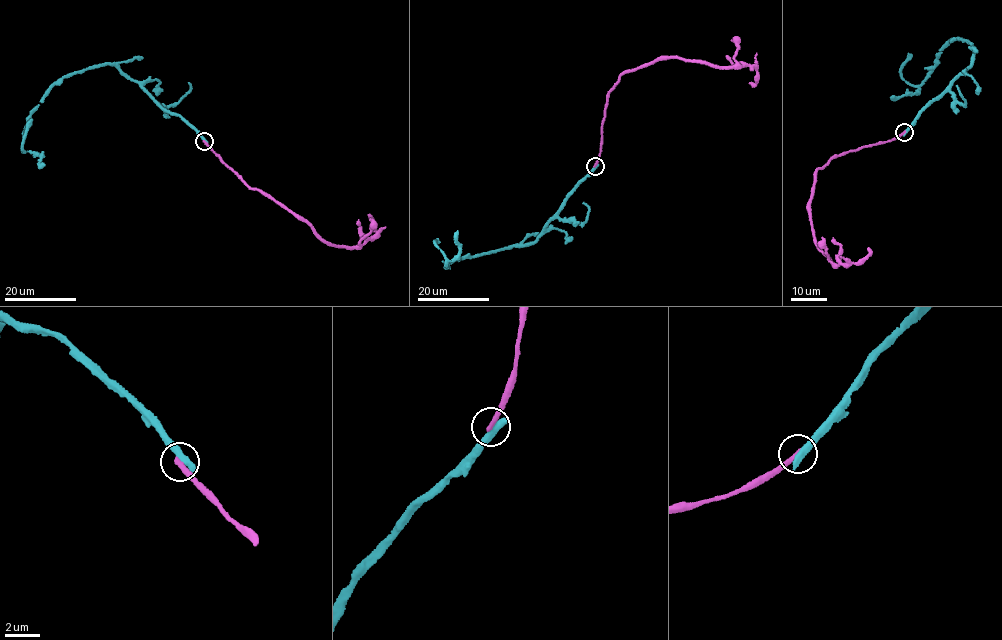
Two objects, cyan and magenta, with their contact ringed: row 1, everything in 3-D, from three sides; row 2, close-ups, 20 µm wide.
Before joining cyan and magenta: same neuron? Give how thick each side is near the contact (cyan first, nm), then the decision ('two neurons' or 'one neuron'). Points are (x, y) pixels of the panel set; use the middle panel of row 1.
calibres 500 and 320 nm; two neurons

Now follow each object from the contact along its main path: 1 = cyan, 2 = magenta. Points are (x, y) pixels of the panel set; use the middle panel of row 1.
1: (596, 165), (533, 242), (453, 260), (448, 268), (445, 255), (433, 241), (437, 238)
2: (595, 166), (608, 92), (625, 73), (672, 57), (717, 67), (751, 65), (756, 76), (749, 83)

